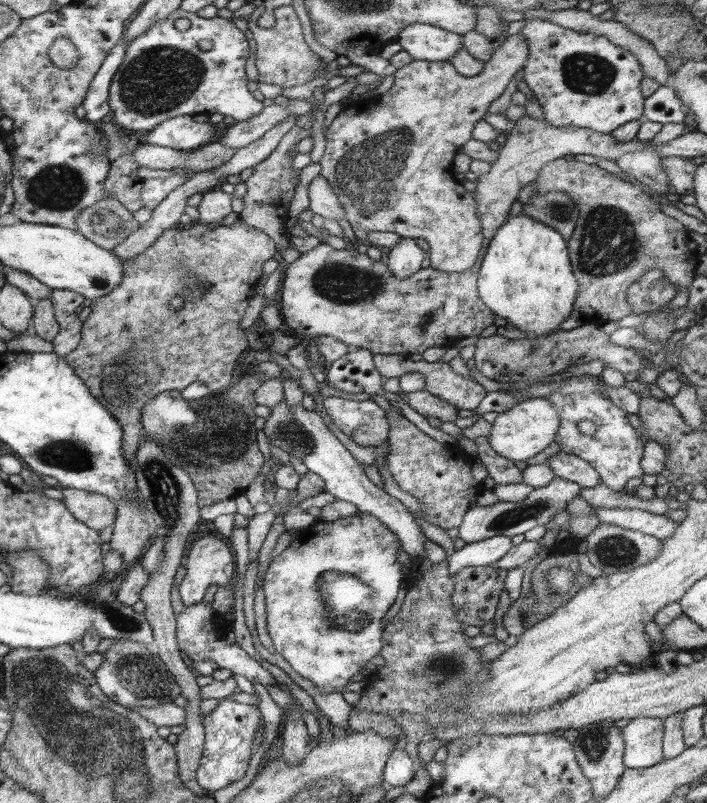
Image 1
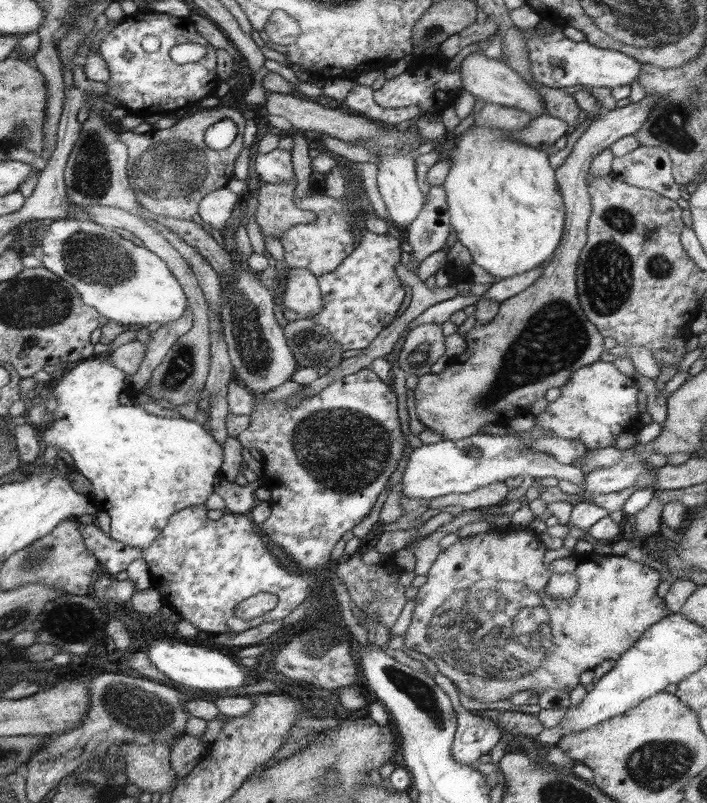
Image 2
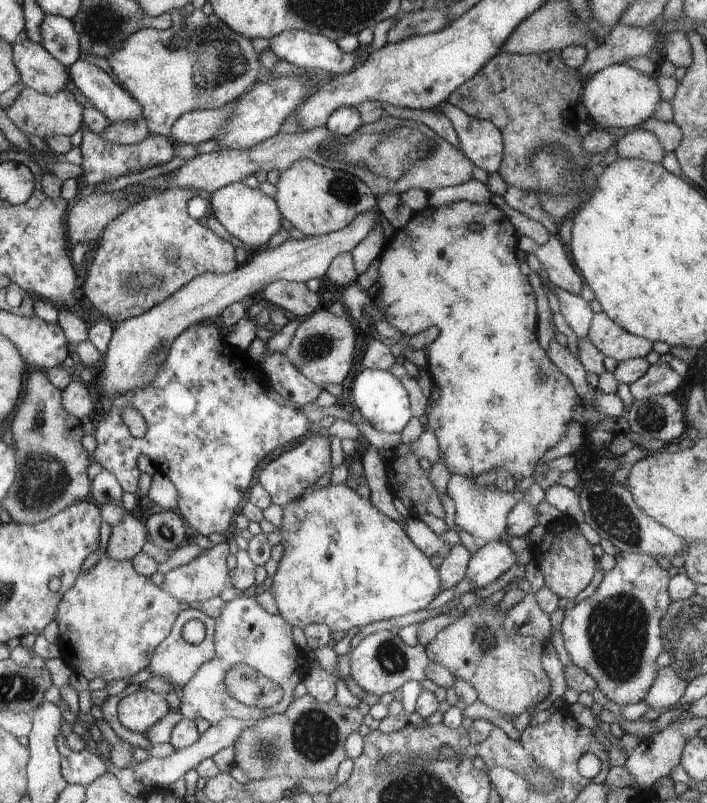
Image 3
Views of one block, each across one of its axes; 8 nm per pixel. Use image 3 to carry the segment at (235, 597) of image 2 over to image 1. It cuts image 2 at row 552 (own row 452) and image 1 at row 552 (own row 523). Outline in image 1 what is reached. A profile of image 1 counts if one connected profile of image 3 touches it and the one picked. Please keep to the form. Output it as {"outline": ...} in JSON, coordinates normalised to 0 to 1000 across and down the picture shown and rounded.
{"outline":[[[287,667],[287,670],[264,677],[262,702],[256,702],[256,705],[262,707],[262,720],[253,727],[253,745],[264,755],[284,752],[284,747],[293,740],[293,732],[298,732],[298,730],[307,730],[307,732],[327,730],[330,732],[330,725],[327,722],[330,722],[332,705],[330,705],[327,685],[315,677],[315,672],[310,672],[304,667]]]}

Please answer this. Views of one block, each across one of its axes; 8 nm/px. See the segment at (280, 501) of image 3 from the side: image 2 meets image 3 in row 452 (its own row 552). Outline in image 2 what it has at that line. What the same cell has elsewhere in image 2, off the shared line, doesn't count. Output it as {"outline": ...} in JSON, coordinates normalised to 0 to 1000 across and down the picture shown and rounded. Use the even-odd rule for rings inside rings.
{"outline":[[[522,458],[482,473],[471,473],[460,486],[440,496],[434,496],[434,481],[423,478],[417,491],[389,503],[378,501],[375,491],[358,493],[355,528],[335,540],[335,550],[341,558],[366,560],[372,568],[369,593],[383,613],[383,645],[369,653],[372,665],[400,685],[400,695],[412,695],[423,710],[460,710],[468,702],[465,687],[491,660],[522,643],[570,563],[559,491]],[[412,496],[426,496],[426,501],[409,506]]]}

